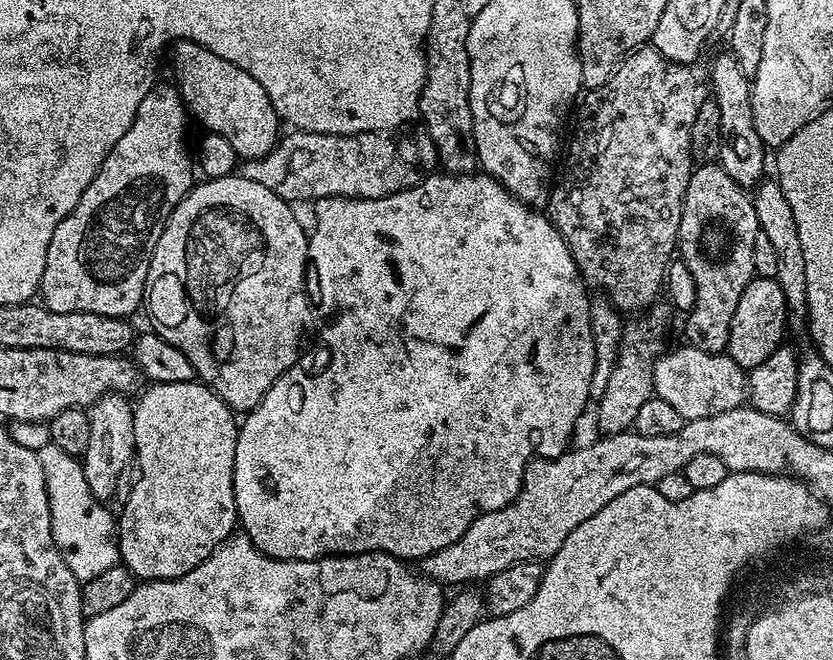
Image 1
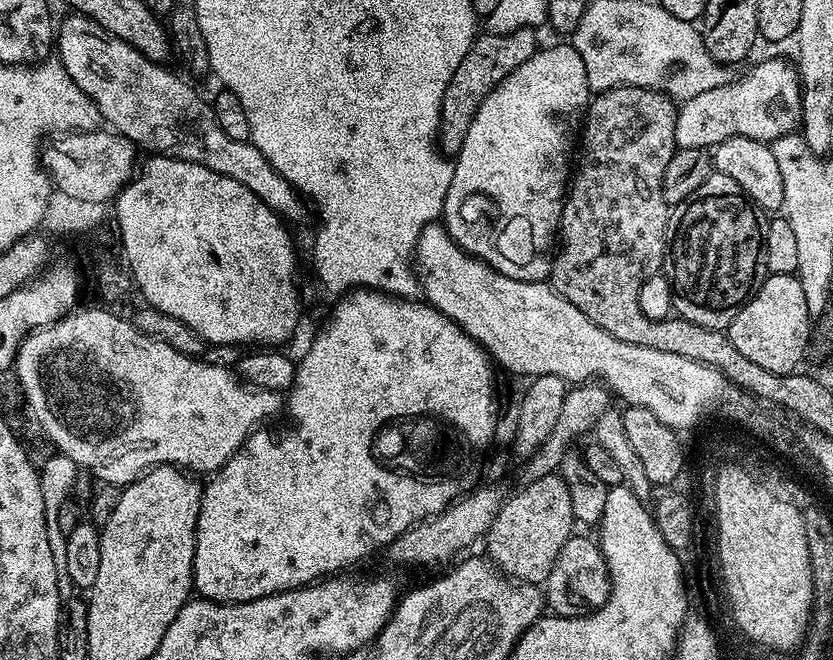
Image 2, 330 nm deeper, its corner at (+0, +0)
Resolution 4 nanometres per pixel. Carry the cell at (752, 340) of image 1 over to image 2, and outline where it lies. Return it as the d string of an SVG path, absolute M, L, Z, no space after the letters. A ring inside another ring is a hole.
M768 274L756 289L756 293L748 299L746 306L742 306L740 313L733 318L726 331L734 342L734 346L738 346L738 350L742 350L742 354L746 354L750 362L763 366L764 369L774 374L786 374L797 371L801 367L800 363L803 362L804 355L810 352L814 327L814 316L812 315L813 313L806 306L806 294L802 294L802 286L795 275Z

